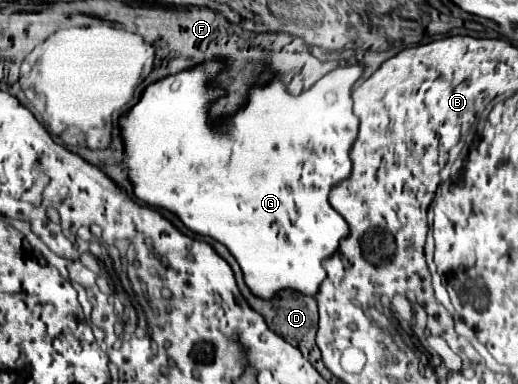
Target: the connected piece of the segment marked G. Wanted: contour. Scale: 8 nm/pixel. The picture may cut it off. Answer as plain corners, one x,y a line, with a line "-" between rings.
215,57
211,61
205,61
205,63
199,63
199,65
191,67
187,71
175,73
175,75
167,75
167,77
163,77
163,79
147,85
143,89
143,93
141,93
139,103
133,109
129,109
125,115
121,115
119,129
121,129
123,153
125,153
125,171
127,171
127,177
131,181
131,185
133,185
133,193
135,193
137,199
141,199
143,203
147,203
151,207
169,209
193,233
207,235
207,237
223,243
231,251
231,255
237,259
237,263
239,263
239,267
243,271
243,277
245,277
247,287
257,297
269,301
279,291
285,291
285,289
299,291
303,295
315,297
317,291
319,291
321,281
327,277
327,273
323,269
323,261
329,259
339,249
339,241
349,235
347,221
329,205
329,191
331,191
331,187
327,187
327,185
337,185
337,183
345,181
345,177
349,177
349,173
353,169
353,163
351,163
351,157
349,157
349,149
353,147
353,141
357,139
357,125
359,125
359,121
357,121
357,115
353,113
351,89
361,79
361,75
365,71
365,65
363,63
355,63
355,65
347,65
347,67
341,67
341,69
333,69
331,73
327,73
325,77
321,77
313,87
309,87
301,95
291,95
285,89
285,83
283,83
281,77
273,77
269,83
259,83
257,81
257,83
253,83
247,89
247,101
245,101
245,105
241,109
237,109
229,117
219,117
217,121
211,121
211,117
209,117
211,115
211,105
215,101
227,97
225,89
219,83
219,75
225,69
227,69
227,59

